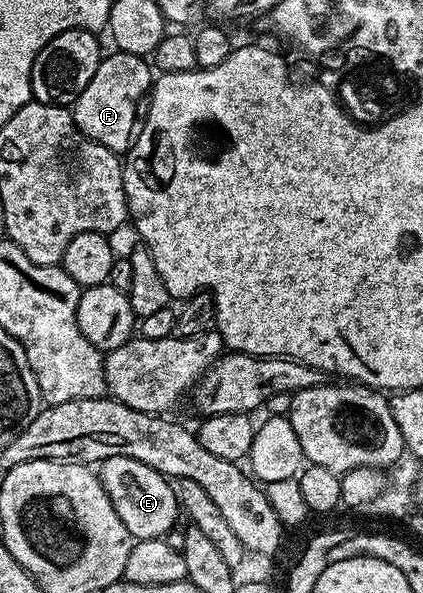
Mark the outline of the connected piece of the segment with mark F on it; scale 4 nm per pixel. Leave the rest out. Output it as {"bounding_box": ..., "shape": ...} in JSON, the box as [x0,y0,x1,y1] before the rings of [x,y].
{"bounding_box":[71,50,155,154],"shape":[[[116,50],[110,53],[110,56],[108,53],[102,59],[100,66],[95,70],[95,78],[87,82],[83,94],[79,94],[77,101],[71,105],[71,111],[73,121],[81,133],[107,146],[107,150],[125,154],[128,153],[129,145],[134,139],[135,125],[139,120],[137,103],[141,99],[141,103],[146,99],[155,79],[155,72],[146,57]]]}

